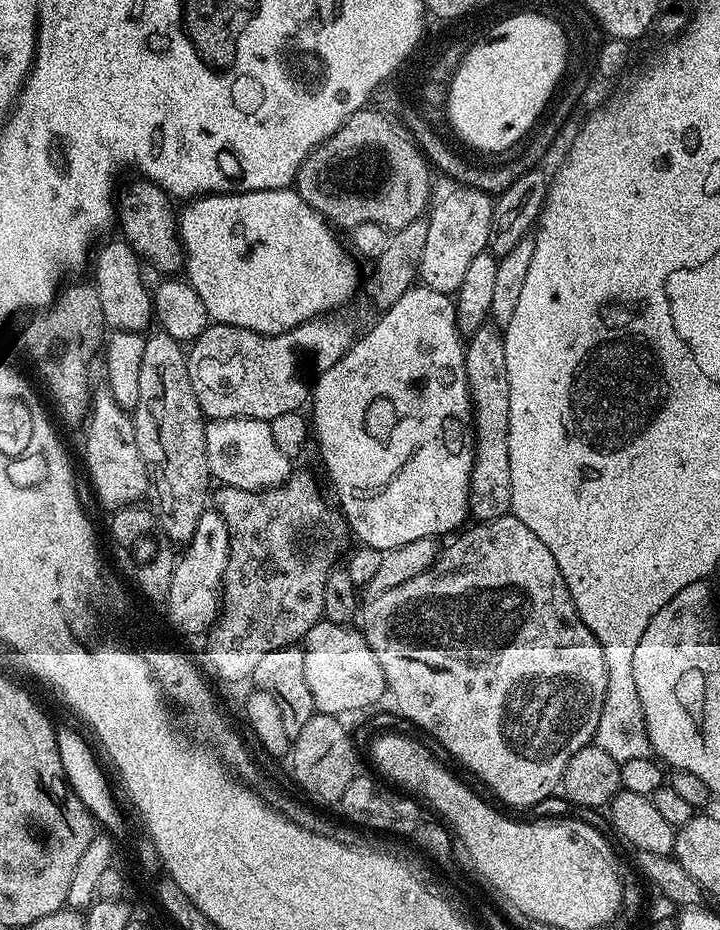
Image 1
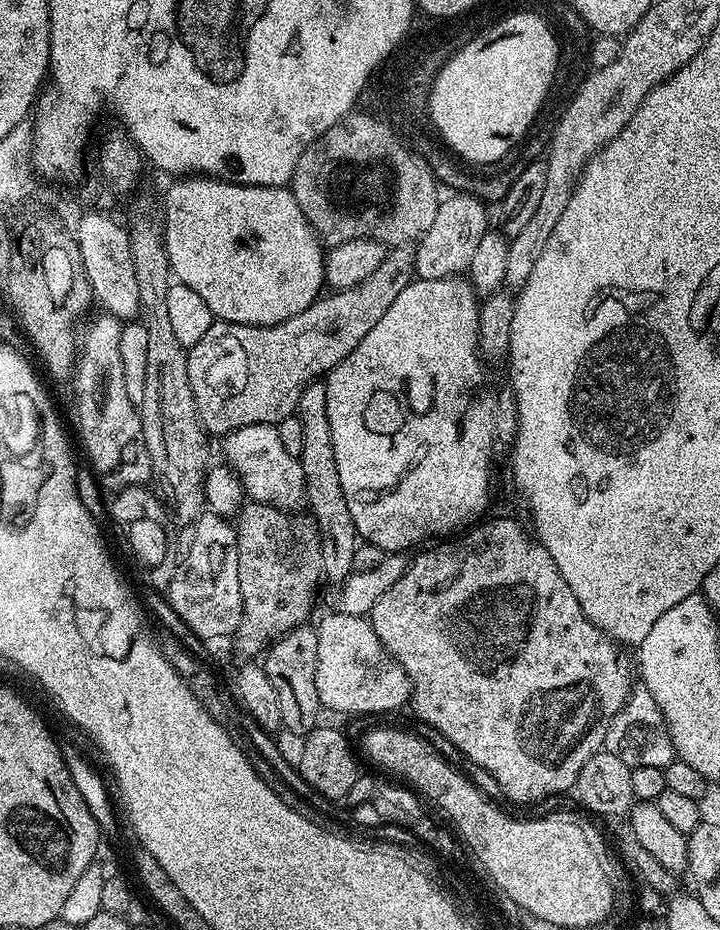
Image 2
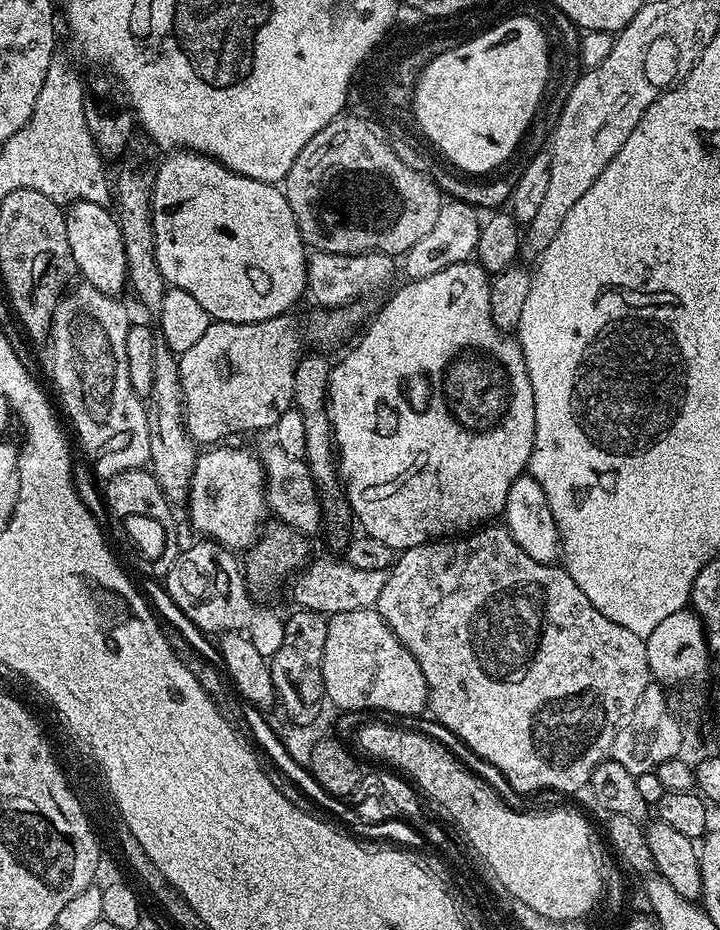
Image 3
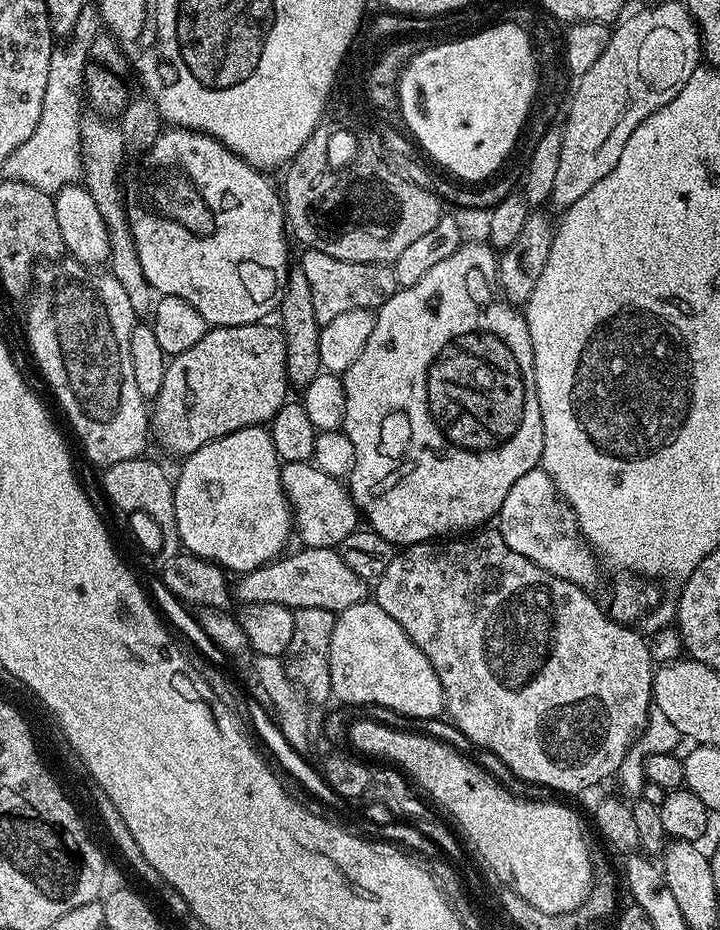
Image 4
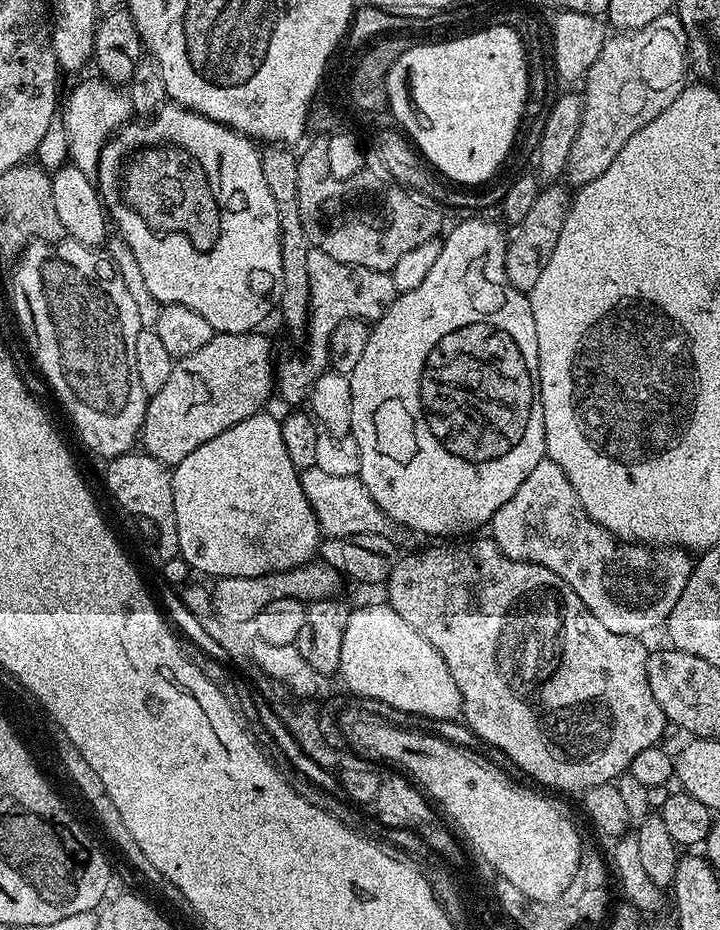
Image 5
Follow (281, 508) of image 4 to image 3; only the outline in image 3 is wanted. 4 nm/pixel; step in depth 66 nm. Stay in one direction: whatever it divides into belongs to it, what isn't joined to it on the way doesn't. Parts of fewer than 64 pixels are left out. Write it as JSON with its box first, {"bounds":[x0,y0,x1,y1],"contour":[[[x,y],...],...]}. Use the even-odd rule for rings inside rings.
{"bounds":[186,446,270,550],"contour":[[[212,446],[197,455],[195,479],[186,504],[188,520],[201,537],[231,550],[247,550],[265,523],[264,515],[270,512],[264,491],[264,466],[255,451],[224,447],[228,446]]]}

